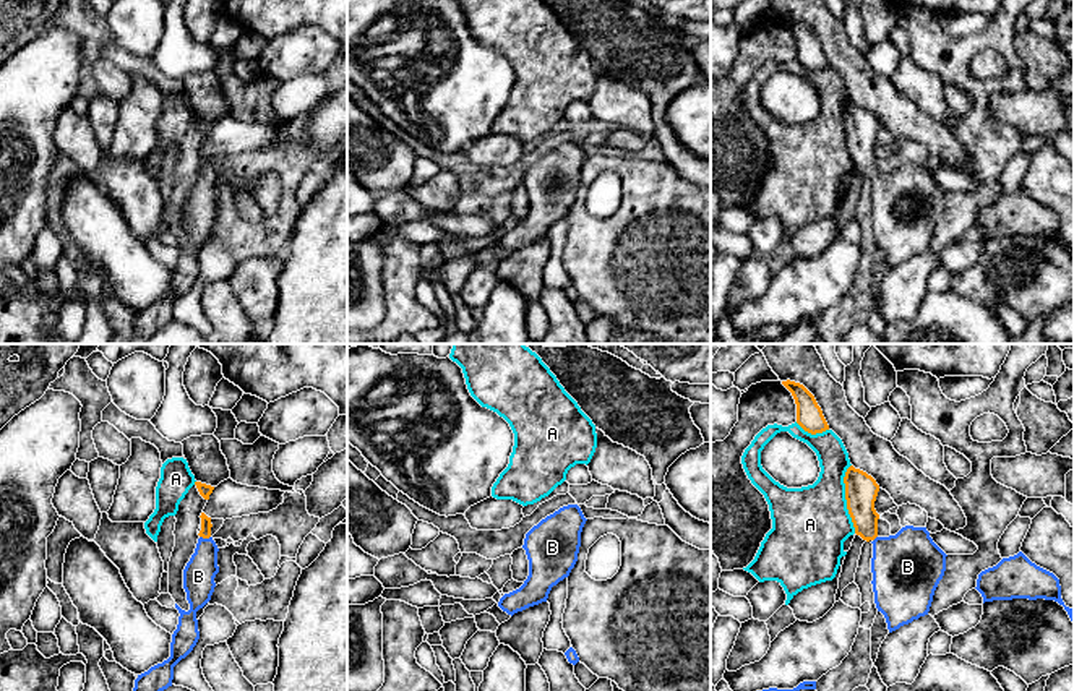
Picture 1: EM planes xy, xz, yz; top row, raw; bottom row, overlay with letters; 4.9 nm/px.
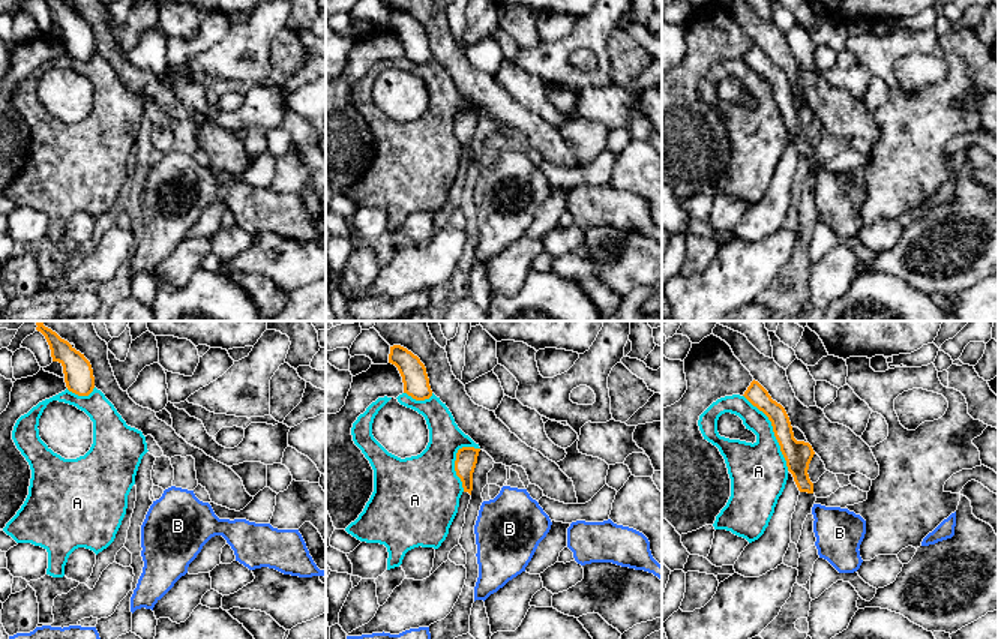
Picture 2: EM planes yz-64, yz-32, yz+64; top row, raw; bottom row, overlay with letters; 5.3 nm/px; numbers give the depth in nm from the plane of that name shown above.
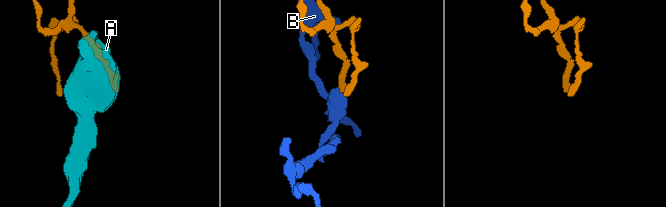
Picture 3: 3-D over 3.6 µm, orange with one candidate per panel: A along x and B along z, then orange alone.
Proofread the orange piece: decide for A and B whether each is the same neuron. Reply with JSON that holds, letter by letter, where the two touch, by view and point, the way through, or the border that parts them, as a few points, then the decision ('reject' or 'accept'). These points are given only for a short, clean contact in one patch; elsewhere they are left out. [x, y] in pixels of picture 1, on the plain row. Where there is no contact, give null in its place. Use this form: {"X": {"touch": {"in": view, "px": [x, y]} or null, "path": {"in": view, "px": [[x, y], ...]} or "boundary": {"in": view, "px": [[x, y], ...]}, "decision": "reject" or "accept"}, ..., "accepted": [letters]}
{"A": {"touch": {"in": "yz", "px": [846, 135]}, "decision": "reject"}, "B": {"touch": {"in": "xy", "px": [205, 174]}, "path": {"in": "xy", "px": [[205, 169], [205, 174], [205, 197], [198, 213]]}, "decision": "accept"}, "accepted": ["B"]}

